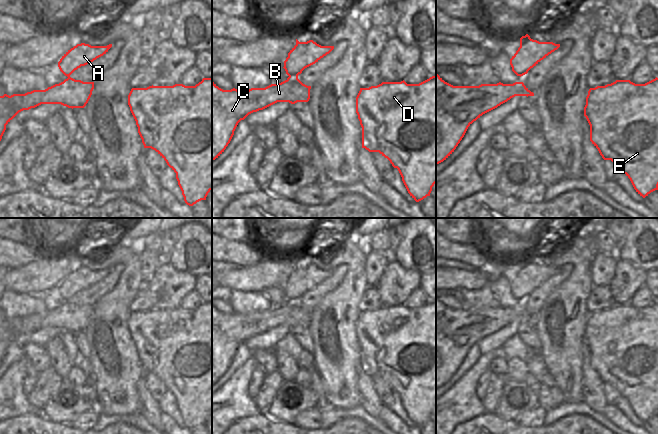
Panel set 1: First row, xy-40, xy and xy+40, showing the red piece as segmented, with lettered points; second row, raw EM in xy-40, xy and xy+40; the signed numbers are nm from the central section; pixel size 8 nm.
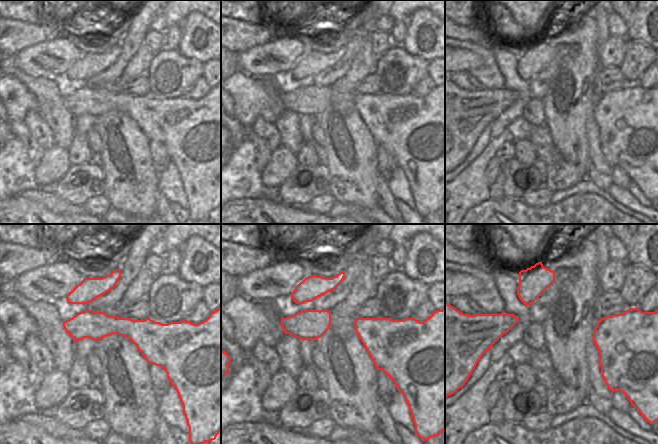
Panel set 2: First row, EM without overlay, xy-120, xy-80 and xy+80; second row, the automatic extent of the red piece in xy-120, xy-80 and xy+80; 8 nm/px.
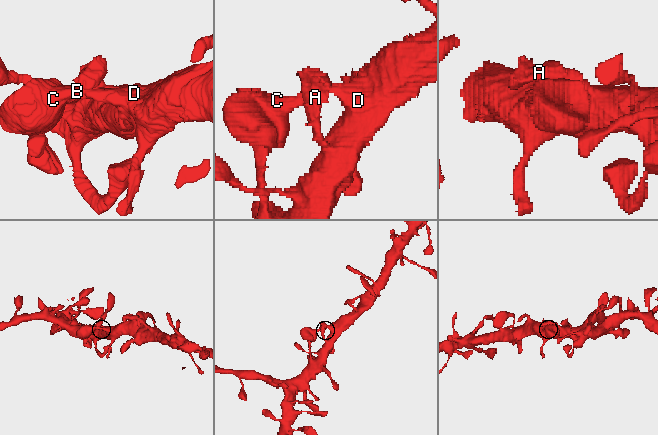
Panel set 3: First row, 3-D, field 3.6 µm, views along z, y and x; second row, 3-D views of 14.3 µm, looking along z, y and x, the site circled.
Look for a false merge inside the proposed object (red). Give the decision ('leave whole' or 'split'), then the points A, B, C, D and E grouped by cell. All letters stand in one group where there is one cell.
leave whole | A B C D E

